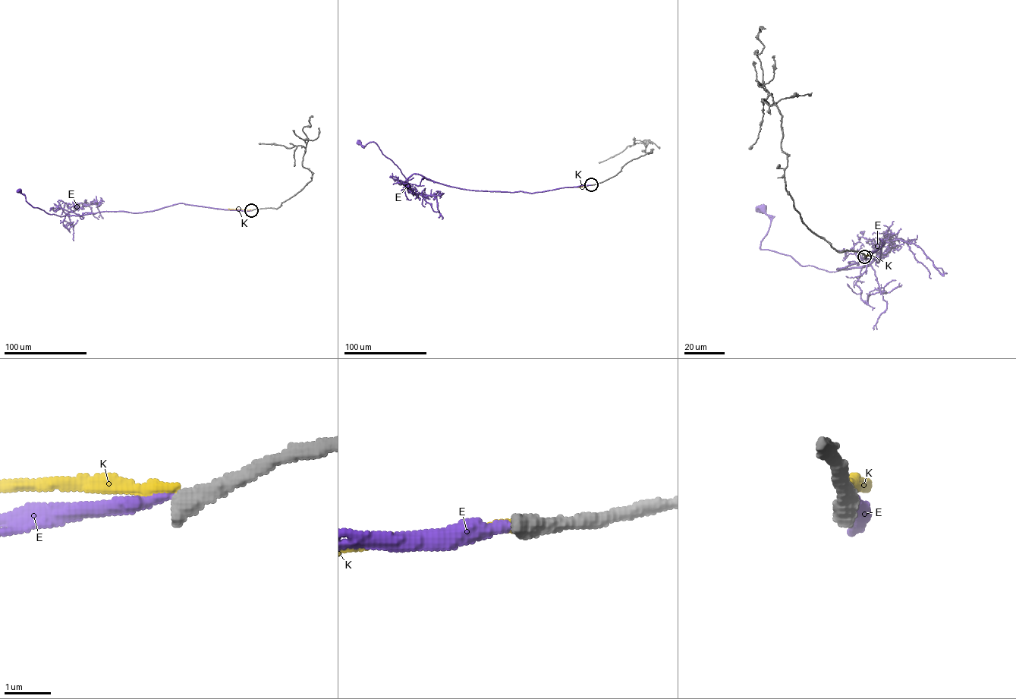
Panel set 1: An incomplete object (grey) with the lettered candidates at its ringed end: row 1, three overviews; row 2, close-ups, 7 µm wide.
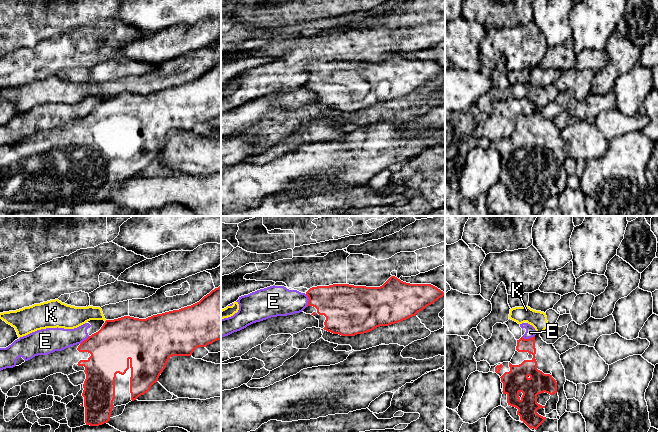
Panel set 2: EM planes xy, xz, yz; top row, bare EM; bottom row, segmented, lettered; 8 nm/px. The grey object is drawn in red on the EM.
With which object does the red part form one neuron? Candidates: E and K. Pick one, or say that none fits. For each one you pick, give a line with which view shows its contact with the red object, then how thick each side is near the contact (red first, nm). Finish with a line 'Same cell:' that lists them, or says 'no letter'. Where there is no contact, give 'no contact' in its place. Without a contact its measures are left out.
Same cell: no letter

